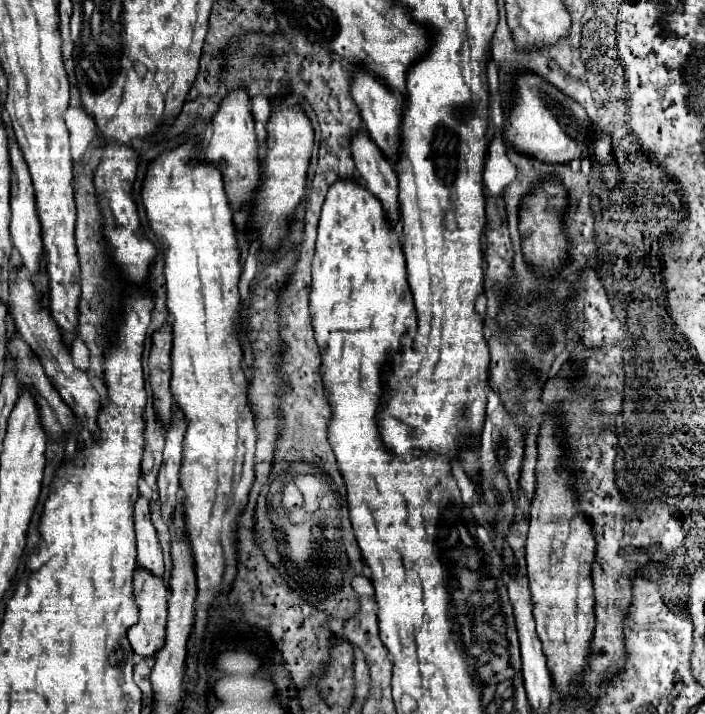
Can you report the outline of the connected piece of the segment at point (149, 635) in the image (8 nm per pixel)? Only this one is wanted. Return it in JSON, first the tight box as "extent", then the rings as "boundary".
{"extent":[128,567,166,655],"boundary":[[[144,567],[134,571],[134,591],[140,607],[140,619],[128,629],[128,641],[136,655],[152,655],[164,645],[166,629],[166,585]]]}

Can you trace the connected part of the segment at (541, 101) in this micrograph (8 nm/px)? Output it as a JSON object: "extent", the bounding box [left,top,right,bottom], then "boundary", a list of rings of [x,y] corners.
{"extent":[502,73,620,189],"boundary":[[[524,73],[516,79],[516,93],[516,103],[502,125],[504,137],[516,151],[536,157],[544,163],[570,163],[590,155],[602,163],[606,187],[612,189],[618,183],[620,175],[614,165],[610,137],[600,127],[588,123],[588,115],[578,103],[564,99],[556,87],[548,87],[548,83],[540,83],[540,79],[532,79],[532,75]]]}

